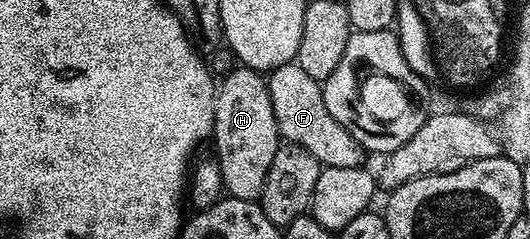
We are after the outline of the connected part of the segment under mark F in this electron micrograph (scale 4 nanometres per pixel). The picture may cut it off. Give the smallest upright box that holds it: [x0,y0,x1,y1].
[268,62,364,167]

